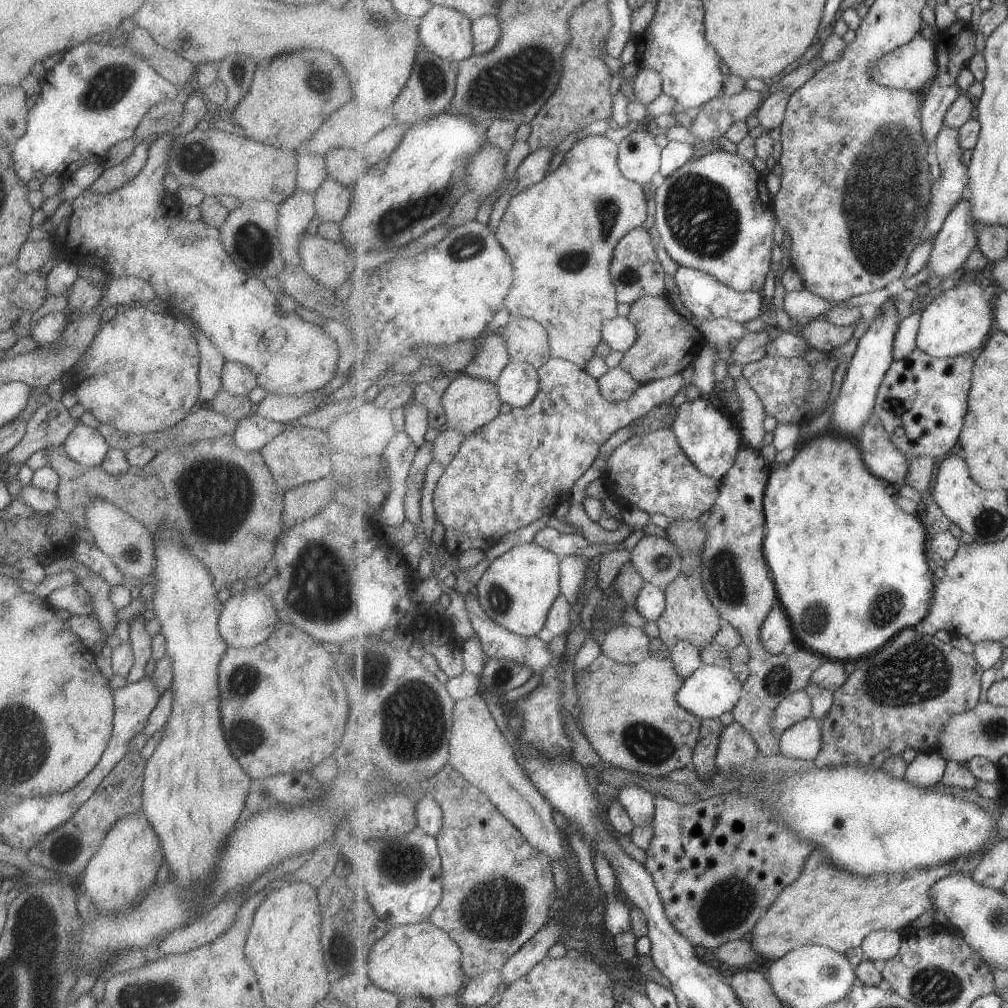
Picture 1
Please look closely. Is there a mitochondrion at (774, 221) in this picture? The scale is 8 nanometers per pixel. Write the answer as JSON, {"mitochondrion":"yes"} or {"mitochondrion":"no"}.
{"mitochondrion":"no"}

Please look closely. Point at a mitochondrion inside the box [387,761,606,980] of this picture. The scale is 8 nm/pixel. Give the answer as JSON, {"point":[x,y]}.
{"point":[497,907]}

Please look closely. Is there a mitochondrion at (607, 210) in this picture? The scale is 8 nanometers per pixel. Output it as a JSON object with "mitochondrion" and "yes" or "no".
{"mitochondrion":"yes"}

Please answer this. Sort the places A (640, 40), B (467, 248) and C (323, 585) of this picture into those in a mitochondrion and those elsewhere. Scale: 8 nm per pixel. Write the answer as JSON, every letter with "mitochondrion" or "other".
{"A":"other","B":"mitochondrion","C":"mitochondrion"}

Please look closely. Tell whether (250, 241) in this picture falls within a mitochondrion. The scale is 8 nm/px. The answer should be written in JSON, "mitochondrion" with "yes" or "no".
{"mitochondrion":"yes"}

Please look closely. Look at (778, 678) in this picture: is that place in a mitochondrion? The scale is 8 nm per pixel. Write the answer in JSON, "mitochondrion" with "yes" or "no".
{"mitochondrion":"yes"}

